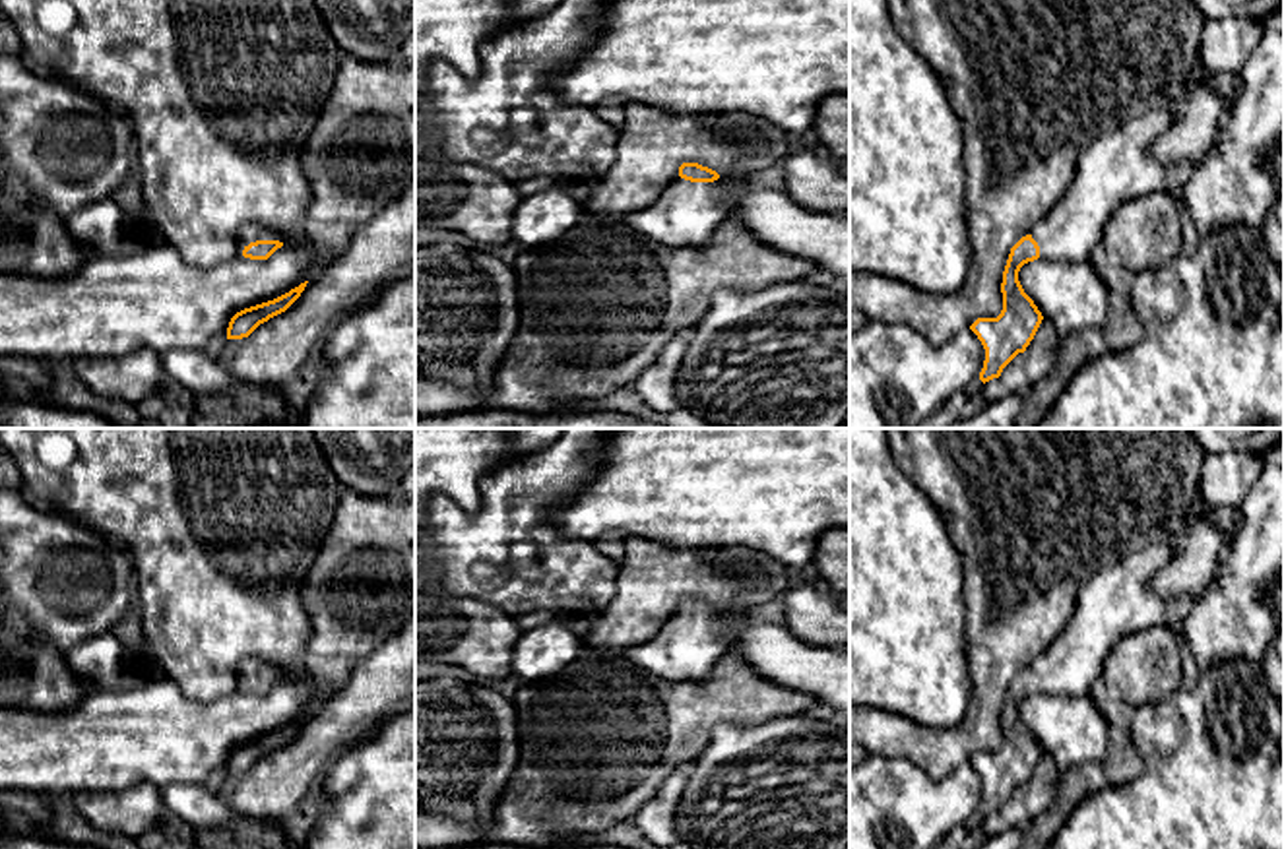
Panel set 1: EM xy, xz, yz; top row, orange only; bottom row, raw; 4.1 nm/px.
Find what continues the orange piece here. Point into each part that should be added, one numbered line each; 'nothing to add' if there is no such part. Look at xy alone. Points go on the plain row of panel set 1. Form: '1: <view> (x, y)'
1: xy (249, 667)

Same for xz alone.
1: xz (687, 648)

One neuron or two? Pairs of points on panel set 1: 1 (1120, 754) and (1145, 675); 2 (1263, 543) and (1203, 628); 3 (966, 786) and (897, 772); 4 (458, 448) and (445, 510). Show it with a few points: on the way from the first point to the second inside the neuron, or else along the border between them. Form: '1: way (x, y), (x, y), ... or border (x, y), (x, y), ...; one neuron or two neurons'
1: way (1122, 735), (1122, 698), (1125, 694); one neuron
2: way (1251, 565), (1242, 590), (1224, 607); one neuron
3: way (949, 791), (914, 789); one neuron
4: border (489, 475), (480, 483), (476, 510), (435, 495); two neurons

